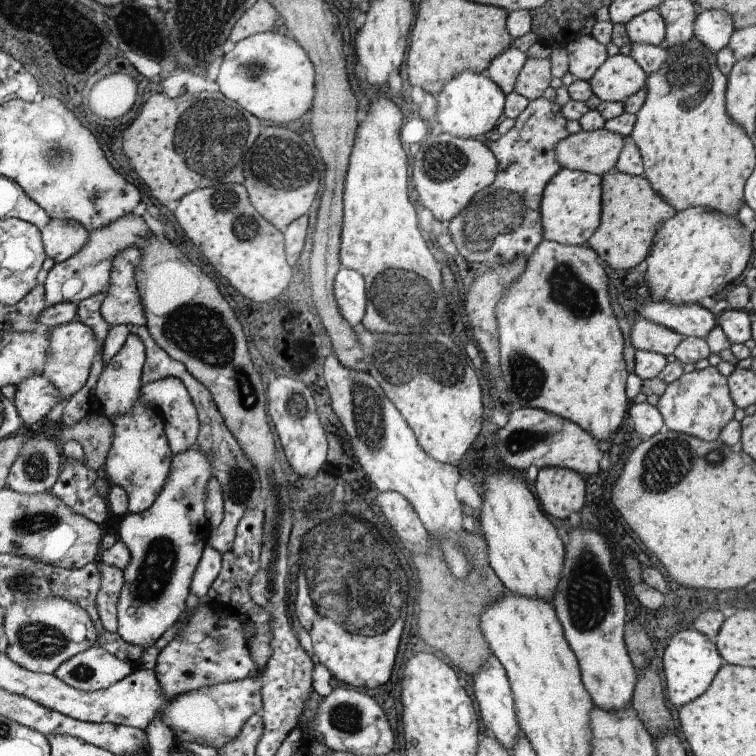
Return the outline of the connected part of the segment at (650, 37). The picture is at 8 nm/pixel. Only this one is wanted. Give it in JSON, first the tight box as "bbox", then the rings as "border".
{"bbox":[625,9,667,46],"border":[[[659,9],[640,13],[625,24],[631,44],[651,44],[663,46],[667,26]]]}

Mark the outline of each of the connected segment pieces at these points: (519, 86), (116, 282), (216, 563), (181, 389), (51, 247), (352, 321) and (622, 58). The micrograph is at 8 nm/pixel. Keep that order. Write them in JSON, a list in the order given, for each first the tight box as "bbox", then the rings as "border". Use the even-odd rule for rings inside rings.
[{"bbox":[515,58,550,101],"border":[[[527,58],[527,62],[516,79],[515,92],[525,96],[529,101],[539,99],[550,86],[549,58]]]},{"bbox":[102,246,147,326],"border":[[[135,246],[124,248],[110,272],[110,284],[102,303],[102,316],[110,326],[132,324],[147,326],[142,298],[136,284],[136,266],[142,262],[143,252]]]},{"bbox":[191,546,223,600],"border":[[[208,546],[204,550],[203,558],[199,560],[198,567],[191,582],[191,593],[201,600],[211,590],[212,582],[216,580],[222,570],[223,554]]]},{"bbox":[140,377,199,454],"border":[[[164,377],[163,379],[145,384],[140,391],[140,397],[144,404],[158,408],[167,421],[167,438],[171,441],[171,448],[176,454],[186,452],[188,448],[193,448],[197,443],[199,436],[199,414],[192,404],[191,394],[187,388],[182,384],[182,381],[176,377]]]},{"bbox":[40,218,89,263],"border":[[[51,218],[44,228],[40,228],[40,232],[48,258],[56,263],[78,254],[84,248],[89,234],[82,224],[60,218]]]},{"bbox":[334,267,367,328],"border":[[[342,267],[335,276],[334,292],[344,320],[354,328],[367,314],[367,281],[359,272]]]},{"bbox":[589,53,647,103],"border":[[[618,53],[607,58],[589,83],[593,94],[600,100],[624,103],[629,96],[645,87],[647,75],[633,57]]]}]

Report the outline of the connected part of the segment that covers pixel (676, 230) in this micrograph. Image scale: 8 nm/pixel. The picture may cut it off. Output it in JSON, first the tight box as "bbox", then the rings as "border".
{"bbox":[644,208,754,304],"border":[[[688,208],[678,212],[656,232],[646,258],[644,279],[651,300],[670,304],[694,304],[702,298],[720,295],[746,270],[754,252],[752,232],[737,217],[709,208]]]}

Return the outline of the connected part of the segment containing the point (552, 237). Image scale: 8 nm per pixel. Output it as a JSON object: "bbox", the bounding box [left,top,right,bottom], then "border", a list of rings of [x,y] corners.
{"bbox":[540,169,603,245],"border":[[[560,169],[548,182],[542,194],[540,212],[543,221],[543,238],[563,245],[588,244],[602,222],[603,176],[572,169]]]}

